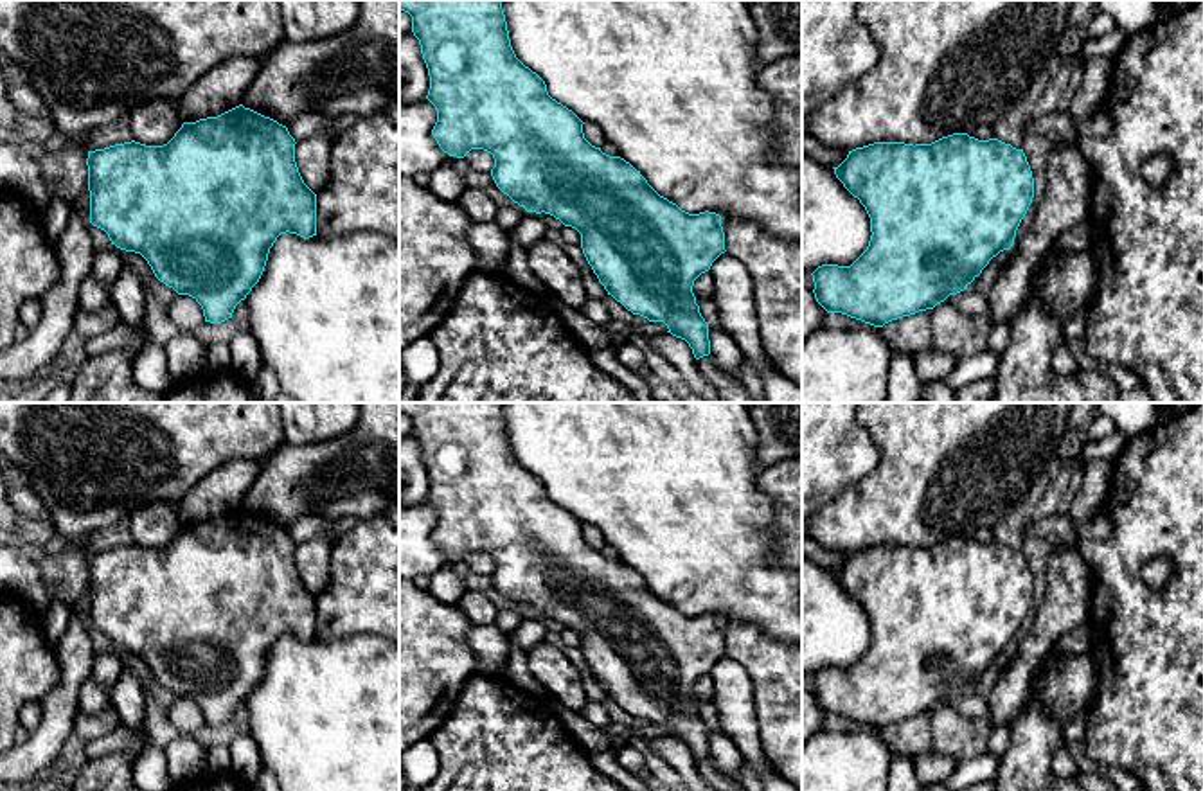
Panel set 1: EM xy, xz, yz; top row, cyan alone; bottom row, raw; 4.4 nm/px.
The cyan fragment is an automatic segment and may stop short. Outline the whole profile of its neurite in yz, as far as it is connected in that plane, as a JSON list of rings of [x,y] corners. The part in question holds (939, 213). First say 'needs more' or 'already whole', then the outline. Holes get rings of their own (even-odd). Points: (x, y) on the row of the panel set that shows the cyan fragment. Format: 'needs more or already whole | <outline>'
already whole | [[[953,133],[942,137],[931,144],[904,144],[904,142],[874,142],[863,147],[856,147],[849,151],[847,158],[833,167],[836,178],[843,183],[843,187],[860,200],[870,218],[870,241],[867,250],[851,264],[822,264],[811,275],[815,282],[815,298],[827,313],[842,313],[851,318],[861,320],[874,327],[883,327],[885,324],[915,315],[919,311],[933,309],[937,304],[944,302],[949,295],[957,295],[982,273],[982,270],[989,264],[993,257],[1000,252],[1009,250],[1014,244],[1016,230],[1025,218],[1032,198],[1034,198],[1034,178],[1030,165],[1023,149],[1016,149],[1011,144],[1005,144],[998,138],[978,140],[969,137],[967,133]]]

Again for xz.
already whole | [[[399,0],[399,11],[412,16],[412,32],[430,76],[426,99],[437,110],[432,129],[439,147],[464,158],[471,149],[493,155],[491,176],[496,187],[527,212],[550,214],[581,234],[583,253],[608,295],[633,315],[664,322],[667,333],[682,338],[696,360],[710,354],[708,324],[692,293],[694,280],[725,253],[725,232],[716,212],[689,214],[660,196],[629,162],[610,156],[592,146],[583,133],[583,120],[552,99],[545,81],[525,67],[509,40],[502,0]]]

